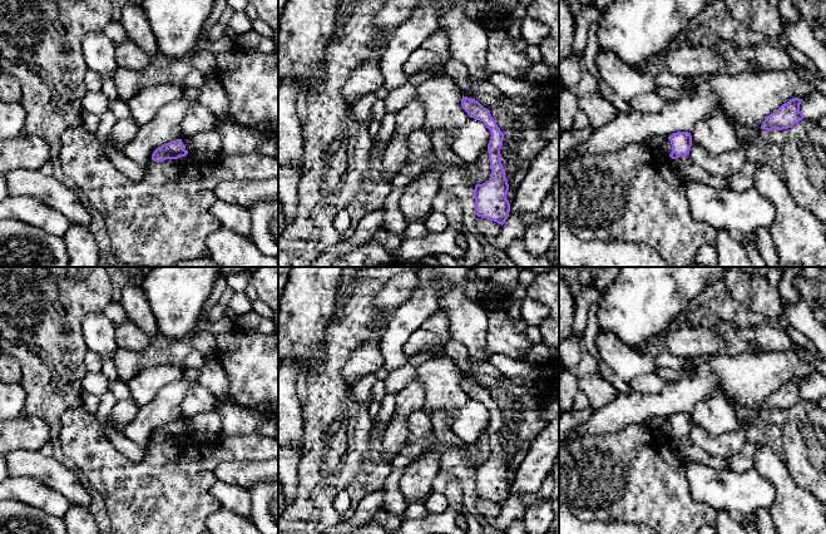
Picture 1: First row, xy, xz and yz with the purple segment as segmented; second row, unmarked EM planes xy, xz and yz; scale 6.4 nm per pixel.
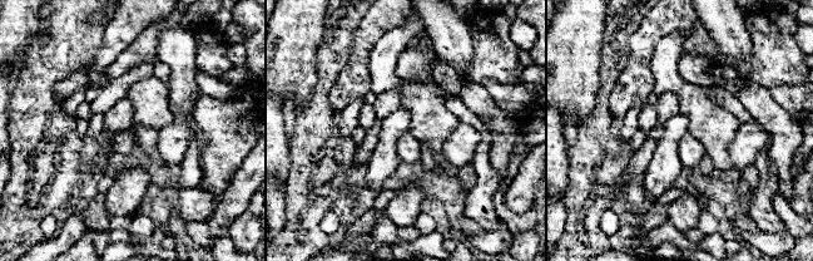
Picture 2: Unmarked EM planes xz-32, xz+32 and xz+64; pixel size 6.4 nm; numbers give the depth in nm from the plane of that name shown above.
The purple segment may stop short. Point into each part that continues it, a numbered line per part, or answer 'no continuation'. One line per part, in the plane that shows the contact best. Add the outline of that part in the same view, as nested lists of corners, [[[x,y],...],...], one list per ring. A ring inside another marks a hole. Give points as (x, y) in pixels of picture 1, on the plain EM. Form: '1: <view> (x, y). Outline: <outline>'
no continuation

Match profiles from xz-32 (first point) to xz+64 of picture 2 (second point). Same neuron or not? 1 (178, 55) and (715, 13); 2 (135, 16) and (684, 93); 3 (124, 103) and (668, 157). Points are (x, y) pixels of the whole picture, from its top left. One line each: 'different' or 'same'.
1: same
2: same
3: same

